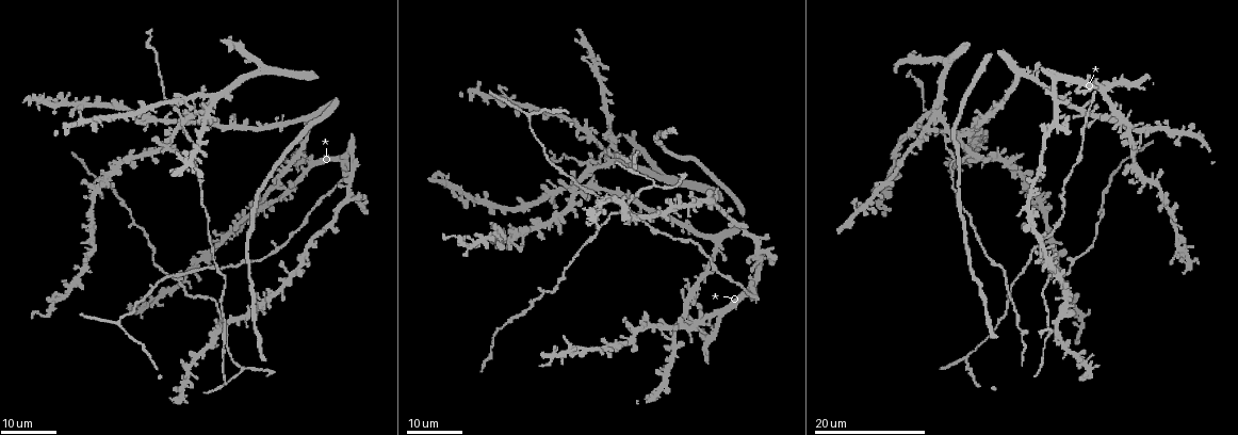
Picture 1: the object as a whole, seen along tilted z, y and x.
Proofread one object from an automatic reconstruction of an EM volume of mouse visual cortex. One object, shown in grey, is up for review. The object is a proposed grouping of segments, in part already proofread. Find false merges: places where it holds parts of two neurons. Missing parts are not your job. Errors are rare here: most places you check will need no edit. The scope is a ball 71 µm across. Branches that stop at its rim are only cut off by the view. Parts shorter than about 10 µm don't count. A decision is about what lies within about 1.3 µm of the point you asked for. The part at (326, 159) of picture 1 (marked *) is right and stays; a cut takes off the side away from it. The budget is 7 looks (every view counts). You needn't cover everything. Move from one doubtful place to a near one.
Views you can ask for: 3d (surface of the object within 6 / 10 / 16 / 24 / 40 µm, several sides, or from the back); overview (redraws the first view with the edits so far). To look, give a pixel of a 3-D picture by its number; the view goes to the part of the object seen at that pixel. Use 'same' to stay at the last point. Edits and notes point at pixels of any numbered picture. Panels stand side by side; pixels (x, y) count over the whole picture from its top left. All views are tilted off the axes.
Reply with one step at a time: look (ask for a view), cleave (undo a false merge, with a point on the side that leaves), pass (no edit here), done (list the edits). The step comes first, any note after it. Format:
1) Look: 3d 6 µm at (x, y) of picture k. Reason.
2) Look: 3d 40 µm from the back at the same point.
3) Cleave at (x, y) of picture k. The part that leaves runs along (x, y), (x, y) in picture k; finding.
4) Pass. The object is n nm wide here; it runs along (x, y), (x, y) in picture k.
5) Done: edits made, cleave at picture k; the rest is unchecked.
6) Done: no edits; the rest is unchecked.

Look: 3d 24 µm at (1062, 297) of picture 1. A fork.

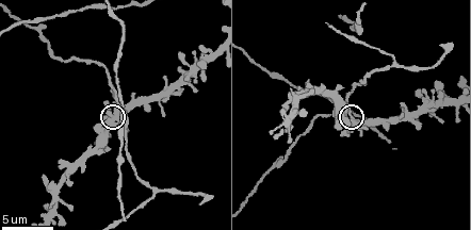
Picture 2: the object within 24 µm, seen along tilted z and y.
Look: 3d 10 µm at (352, 116) of picture 2.

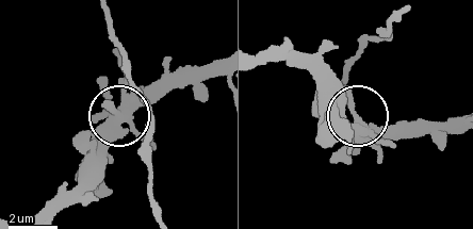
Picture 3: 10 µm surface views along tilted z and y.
Pass. All the same neuron.

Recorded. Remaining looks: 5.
Look: 3d 24 µm at (156, 287) of picture 1. Three arms meet.

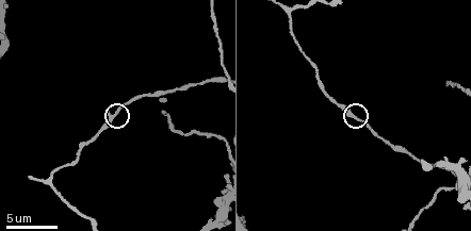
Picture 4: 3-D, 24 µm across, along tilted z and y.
Look: 3d 6 µm at (352, 118) of picture 4.

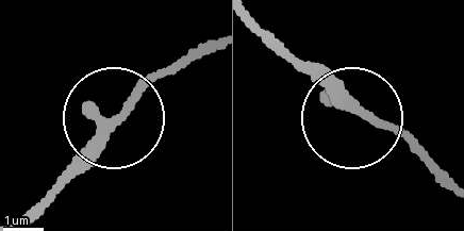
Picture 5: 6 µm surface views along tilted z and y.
Pass. It runs along (206, 48), (59, 178) in picture 5; continuous, no second neuron.

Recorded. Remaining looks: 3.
Look: 3d 16 µm at (947, 143) of picture 1. Thin arm on a thick one.

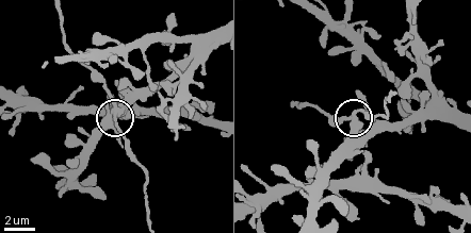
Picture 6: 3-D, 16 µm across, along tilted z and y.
Look: 3d 10 µm at (114, 117) of picture 6.

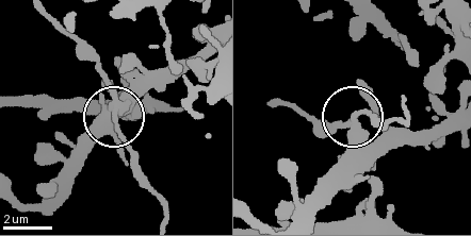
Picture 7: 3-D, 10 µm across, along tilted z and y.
Pass. 3 arms meet here; it runs along (158, 106), (113, 112), (99, 63) in picture 7; one neuron here.

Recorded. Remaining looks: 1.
Done: no edits; the rest is unchecked.

